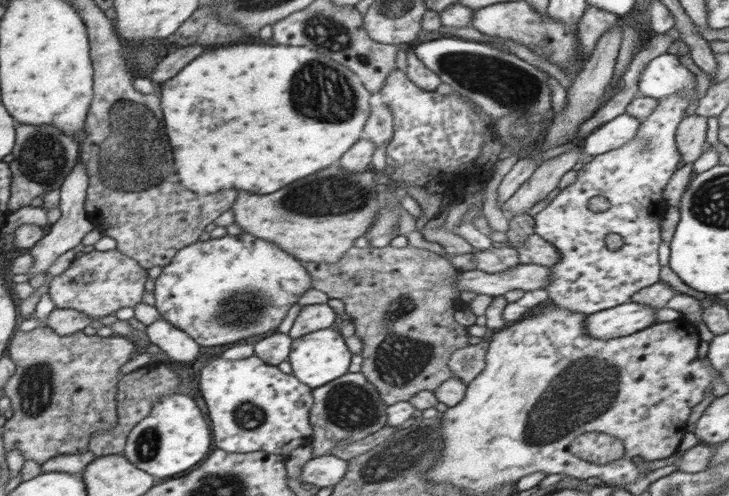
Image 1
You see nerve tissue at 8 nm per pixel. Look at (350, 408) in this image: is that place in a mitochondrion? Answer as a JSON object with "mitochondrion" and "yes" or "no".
{"mitochondrion":"yes"}

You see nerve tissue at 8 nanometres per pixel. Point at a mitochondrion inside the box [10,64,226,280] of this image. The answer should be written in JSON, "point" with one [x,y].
{"point":[125,129]}

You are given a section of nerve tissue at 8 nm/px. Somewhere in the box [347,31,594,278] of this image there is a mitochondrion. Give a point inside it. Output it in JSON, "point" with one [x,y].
{"point":[506,85]}

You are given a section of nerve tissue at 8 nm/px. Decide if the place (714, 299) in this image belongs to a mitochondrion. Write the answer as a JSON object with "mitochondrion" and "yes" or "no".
{"mitochondrion":"no"}

